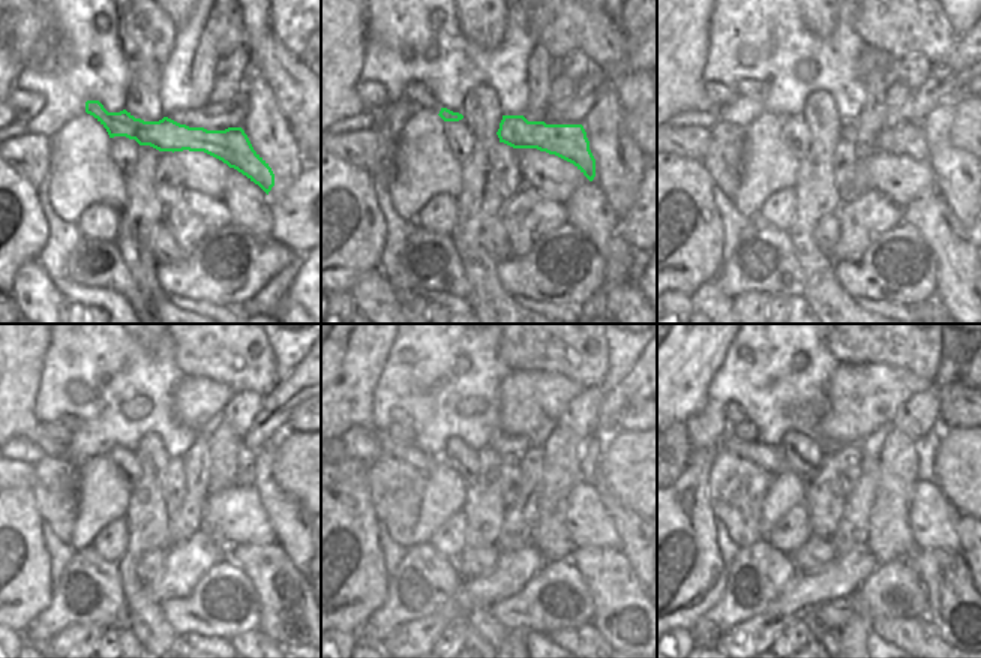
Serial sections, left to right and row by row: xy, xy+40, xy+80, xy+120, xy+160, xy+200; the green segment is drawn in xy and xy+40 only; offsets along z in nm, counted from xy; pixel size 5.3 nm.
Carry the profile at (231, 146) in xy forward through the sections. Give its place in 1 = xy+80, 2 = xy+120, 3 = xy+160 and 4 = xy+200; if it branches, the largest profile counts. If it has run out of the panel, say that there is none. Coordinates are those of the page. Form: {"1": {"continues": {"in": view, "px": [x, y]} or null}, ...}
{"1": {"continues": {"in": "xy+80", "px": [906, 138]}}, "2": {"continues": {"in": "xy+120", "px": [71, 421]}}, "3": {"continues": {"in": "xy+160", "px": [398, 415]}}, "4": {"continues": {"in": "xy+200", "px": [734, 414]}}}

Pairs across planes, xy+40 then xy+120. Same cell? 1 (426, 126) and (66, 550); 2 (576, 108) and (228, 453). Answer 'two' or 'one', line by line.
1: two
2: two

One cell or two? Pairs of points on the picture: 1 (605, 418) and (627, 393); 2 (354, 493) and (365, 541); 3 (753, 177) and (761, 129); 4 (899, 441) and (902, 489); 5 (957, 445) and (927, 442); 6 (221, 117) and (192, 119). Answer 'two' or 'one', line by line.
1: one
2: one
3: one
4: one
5: two
6: one

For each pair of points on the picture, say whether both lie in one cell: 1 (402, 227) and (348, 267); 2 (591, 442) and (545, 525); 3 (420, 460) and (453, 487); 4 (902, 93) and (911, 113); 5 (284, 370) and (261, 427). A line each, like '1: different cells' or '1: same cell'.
1: different cells
2: different cells
3: different cells
4: different cells
5: different cells

